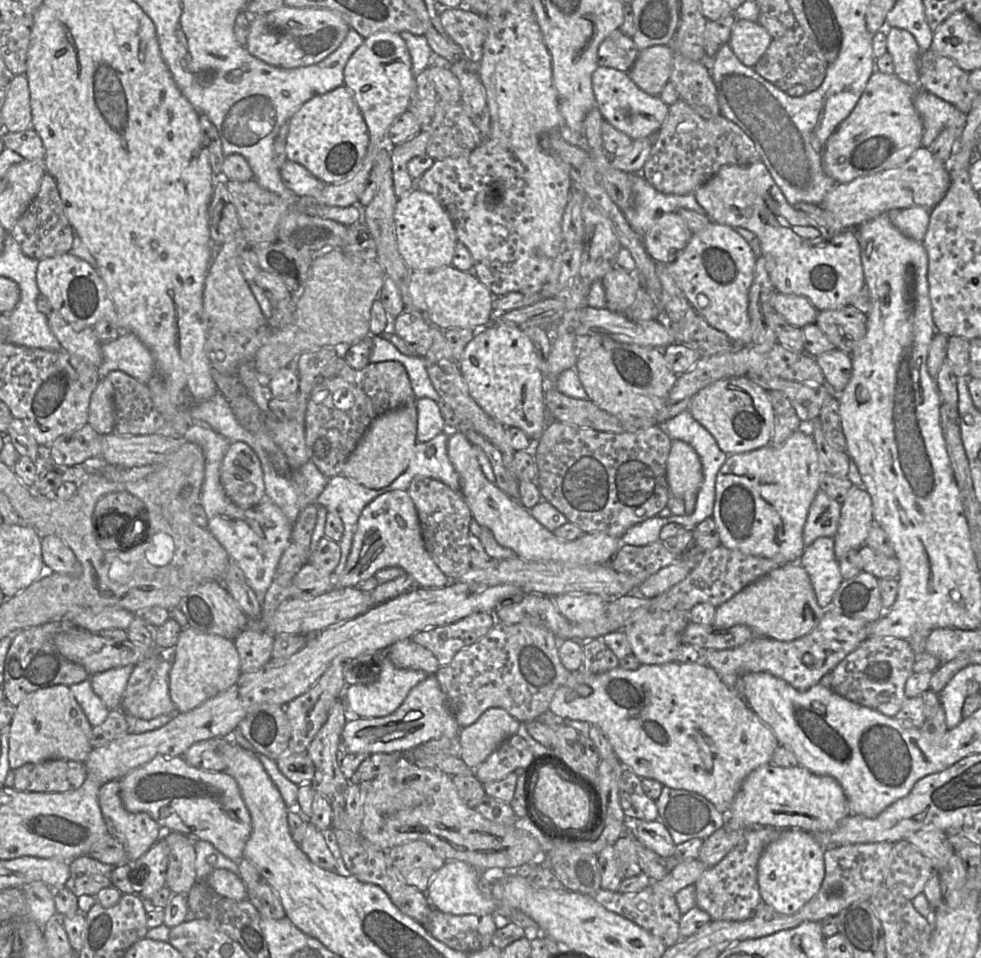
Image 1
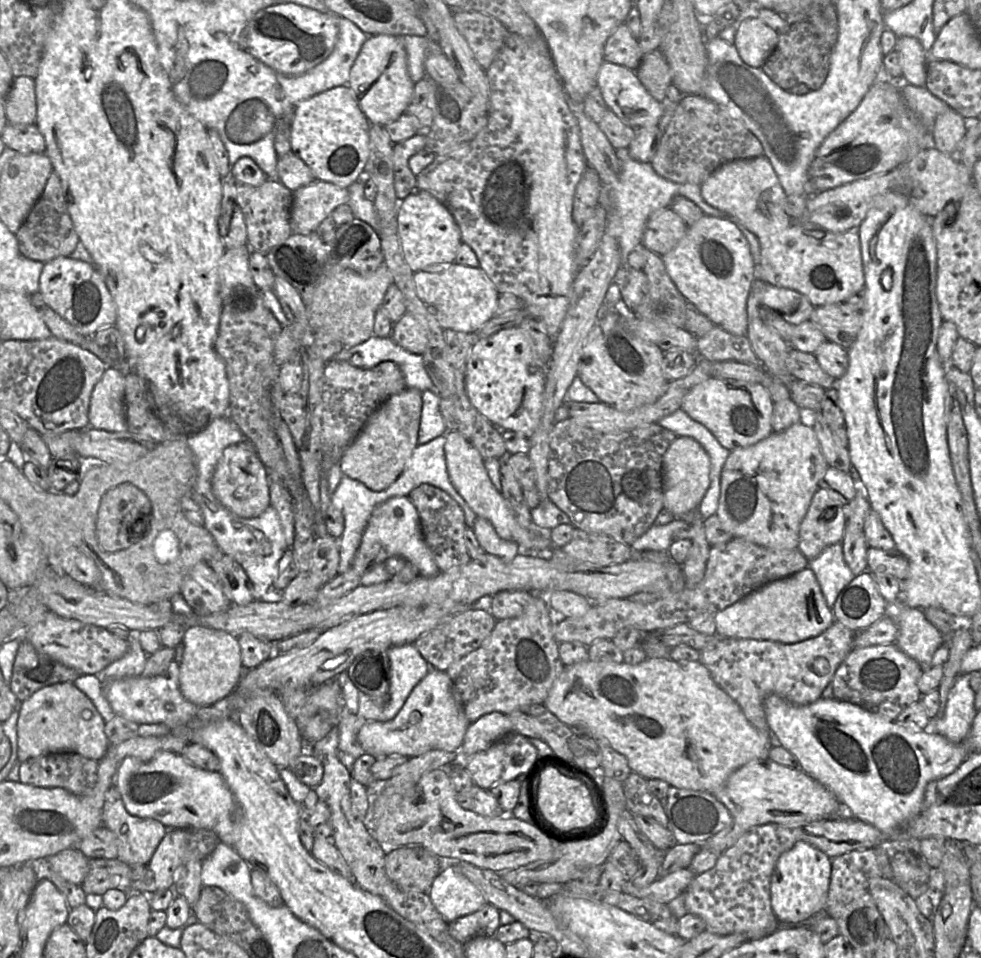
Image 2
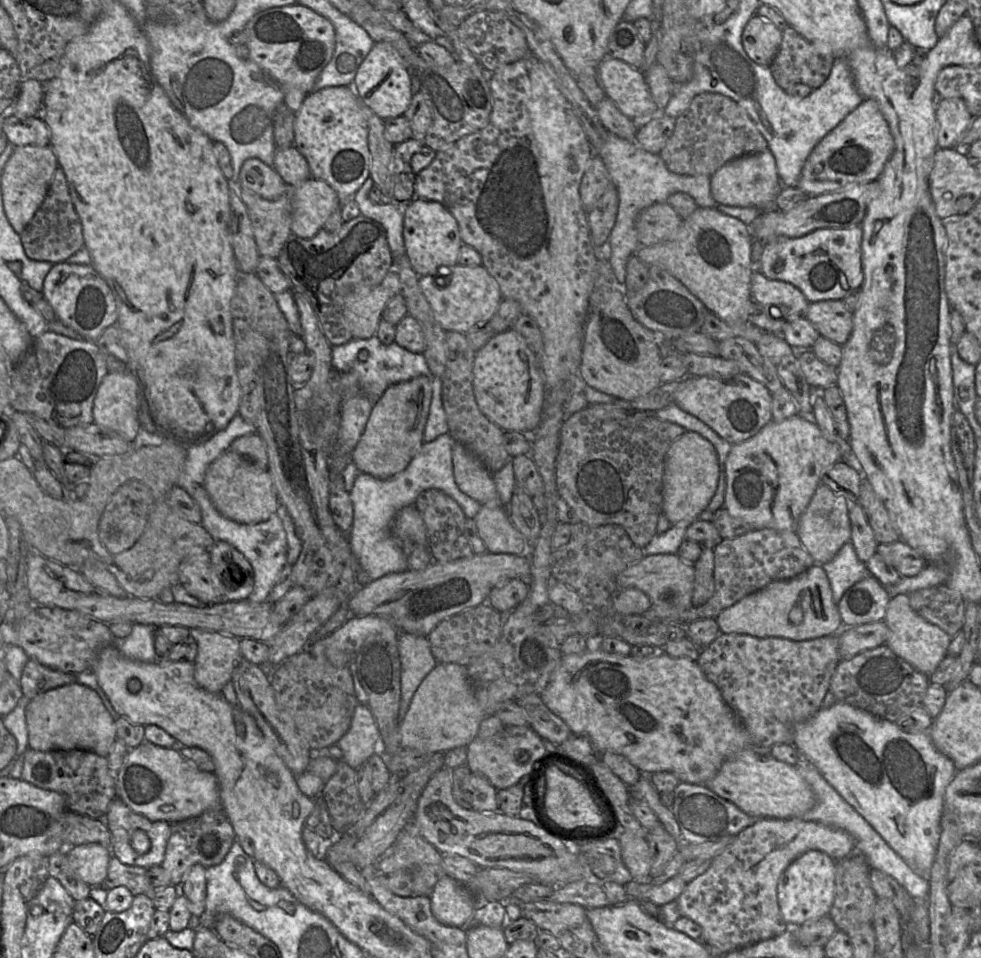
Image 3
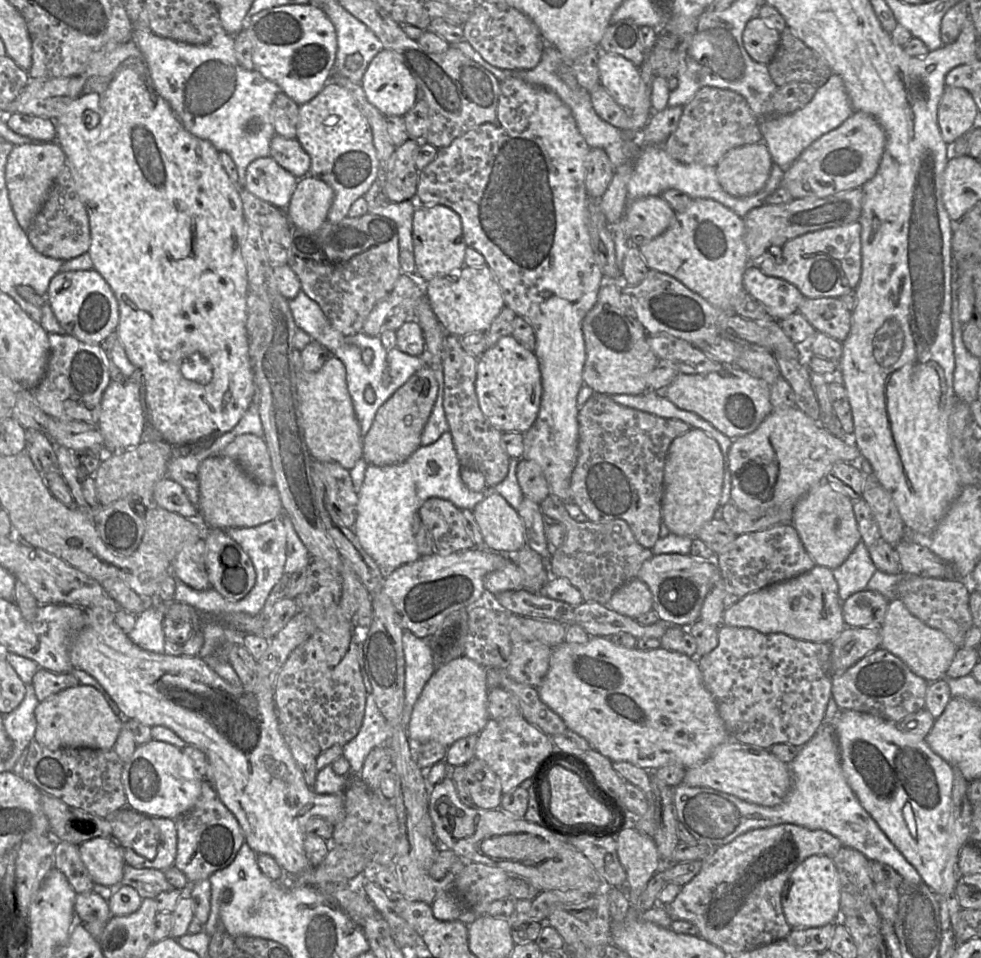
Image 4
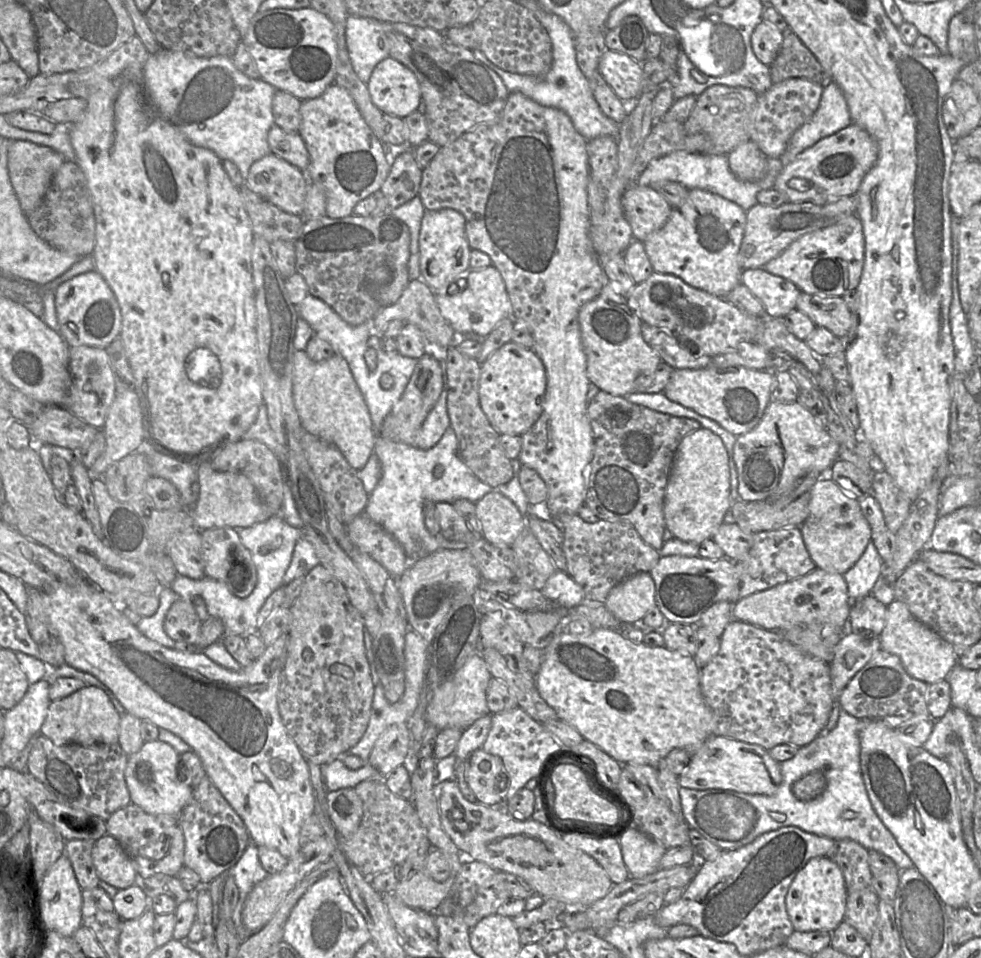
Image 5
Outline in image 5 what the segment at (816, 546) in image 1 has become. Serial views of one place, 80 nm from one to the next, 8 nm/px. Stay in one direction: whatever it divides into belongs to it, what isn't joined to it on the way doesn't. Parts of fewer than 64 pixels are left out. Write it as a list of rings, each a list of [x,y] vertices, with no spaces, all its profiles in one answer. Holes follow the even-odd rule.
[[[871,540],[859,560],[842,575],[851,600],[871,594],[874,584],[882,575],[884,564]]]

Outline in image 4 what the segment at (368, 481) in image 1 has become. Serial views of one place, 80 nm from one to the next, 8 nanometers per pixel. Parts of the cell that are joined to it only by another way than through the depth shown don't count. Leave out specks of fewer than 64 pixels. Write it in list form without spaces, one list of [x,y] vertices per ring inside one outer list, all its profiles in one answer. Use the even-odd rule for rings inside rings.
[[[426,364],[415,372],[377,410],[368,433],[363,437],[364,459],[368,465],[390,466],[406,461],[420,446],[420,438],[438,394],[433,369]]]

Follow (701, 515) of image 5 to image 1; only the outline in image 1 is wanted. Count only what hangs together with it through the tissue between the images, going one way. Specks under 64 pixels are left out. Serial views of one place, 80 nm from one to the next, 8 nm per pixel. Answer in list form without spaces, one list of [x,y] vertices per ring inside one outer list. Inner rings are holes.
[[[672,440],[666,464],[666,481],[670,495],[683,499],[687,492],[697,493],[703,482],[701,462],[687,443]]]

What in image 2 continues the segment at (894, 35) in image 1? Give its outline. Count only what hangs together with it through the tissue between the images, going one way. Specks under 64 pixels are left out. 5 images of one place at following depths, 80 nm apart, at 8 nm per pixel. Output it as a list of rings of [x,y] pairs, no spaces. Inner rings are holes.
[[[910,36],[898,37],[894,50],[899,54],[903,82],[925,87],[928,53],[920,42]]]

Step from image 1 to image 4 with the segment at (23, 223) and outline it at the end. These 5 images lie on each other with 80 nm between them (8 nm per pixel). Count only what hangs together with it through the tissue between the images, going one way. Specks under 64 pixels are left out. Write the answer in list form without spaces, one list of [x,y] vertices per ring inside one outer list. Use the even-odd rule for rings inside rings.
[[[67,162],[54,179],[42,207],[32,220],[26,233],[33,248],[51,258],[66,261],[89,251],[91,242],[89,217],[77,193]]]

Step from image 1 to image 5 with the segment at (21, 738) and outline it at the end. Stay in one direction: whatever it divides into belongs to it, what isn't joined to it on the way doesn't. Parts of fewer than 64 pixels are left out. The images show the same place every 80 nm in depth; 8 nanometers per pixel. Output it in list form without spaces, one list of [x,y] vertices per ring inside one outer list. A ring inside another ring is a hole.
[[[85,685],[67,697],[50,702],[39,734],[49,738],[56,745],[115,744],[118,742],[120,719],[121,716],[102,689]]]

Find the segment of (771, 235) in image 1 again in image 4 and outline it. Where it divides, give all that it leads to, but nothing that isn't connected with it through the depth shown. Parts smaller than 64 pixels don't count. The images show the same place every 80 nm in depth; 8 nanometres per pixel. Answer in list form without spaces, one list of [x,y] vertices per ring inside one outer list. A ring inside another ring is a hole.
[[[764,142],[739,146],[728,151],[717,164],[717,178],[728,194],[751,196],[763,189],[773,163]],[[860,221],[853,222],[851,224],[845,226],[838,226],[838,227],[831,227],[826,228],[814,232],[809,232],[804,235],[798,236],[791,240],[785,242],[781,247],[771,247],[765,254],[760,257],[760,261],[753,262],[753,264],[757,264],[757,267],[761,269],[761,271],[767,275],[777,278],[782,278],[787,282],[794,285],[803,295],[805,298],[816,299],[816,298],[824,298],[824,297],[841,297],[850,291],[855,291],[861,276],[861,265],[862,265],[862,258],[861,258],[861,224]],[[781,249],[781,254],[774,254],[773,252]]]

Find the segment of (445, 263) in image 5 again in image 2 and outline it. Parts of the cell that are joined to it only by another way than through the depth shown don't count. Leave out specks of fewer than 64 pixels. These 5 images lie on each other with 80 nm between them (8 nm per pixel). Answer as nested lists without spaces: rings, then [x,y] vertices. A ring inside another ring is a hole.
[[[415,190],[398,205],[397,233],[406,263],[413,272],[427,267],[454,263],[461,241],[461,232],[452,214],[429,192]]]

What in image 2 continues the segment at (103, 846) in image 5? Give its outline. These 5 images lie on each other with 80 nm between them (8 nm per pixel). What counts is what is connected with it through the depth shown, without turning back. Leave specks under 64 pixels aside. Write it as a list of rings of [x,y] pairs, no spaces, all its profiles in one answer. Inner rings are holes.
[[[77,847],[66,849],[46,859],[51,869],[63,879],[80,885],[89,869],[89,858]]]

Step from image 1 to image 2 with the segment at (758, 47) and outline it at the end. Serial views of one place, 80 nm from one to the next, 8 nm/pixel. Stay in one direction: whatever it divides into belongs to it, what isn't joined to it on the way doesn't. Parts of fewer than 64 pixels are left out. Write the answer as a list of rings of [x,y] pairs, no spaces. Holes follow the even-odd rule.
[[[741,7],[741,19],[739,19],[739,26],[735,34],[735,47],[740,58],[749,66],[755,68],[761,68],[769,56],[772,54],[777,46],[779,40],[779,34],[765,24],[762,20],[756,17],[753,13],[743,13]]]

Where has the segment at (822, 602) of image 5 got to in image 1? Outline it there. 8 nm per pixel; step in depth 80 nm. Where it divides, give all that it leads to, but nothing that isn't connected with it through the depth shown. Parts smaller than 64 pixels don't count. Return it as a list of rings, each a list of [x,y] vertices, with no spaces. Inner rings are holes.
[[[787,563],[760,577],[718,606],[713,624],[719,628],[745,625],[756,636],[791,641],[809,634],[824,613],[825,610],[817,603],[807,572],[799,563]]]

